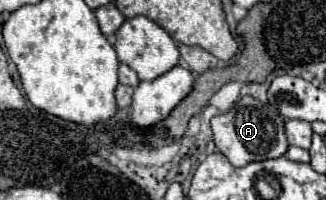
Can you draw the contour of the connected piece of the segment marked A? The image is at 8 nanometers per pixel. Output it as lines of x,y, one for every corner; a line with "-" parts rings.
241,97
233,109
227,113
215,115
211,119
211,129
213,129
213,141
219,153
223,153
229,163
235,167
243,167
253,161
265,161
265,159
277,159
285,155
289,143
285,137
285,127
283,127
283,117
275,111
271,105
259,105
257,99
253,97

